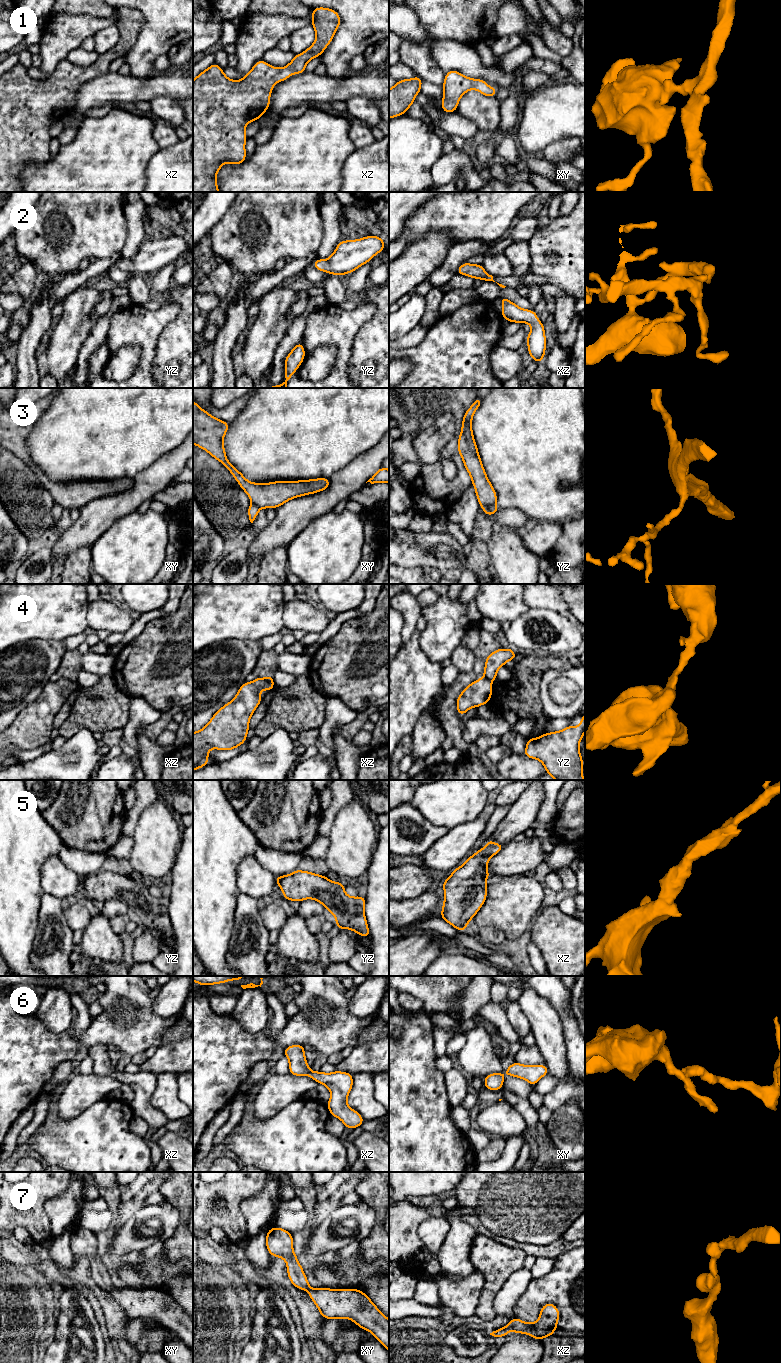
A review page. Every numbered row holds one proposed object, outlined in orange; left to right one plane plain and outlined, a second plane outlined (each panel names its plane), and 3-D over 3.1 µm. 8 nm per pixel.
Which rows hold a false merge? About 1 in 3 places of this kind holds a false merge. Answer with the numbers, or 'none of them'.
3, 4

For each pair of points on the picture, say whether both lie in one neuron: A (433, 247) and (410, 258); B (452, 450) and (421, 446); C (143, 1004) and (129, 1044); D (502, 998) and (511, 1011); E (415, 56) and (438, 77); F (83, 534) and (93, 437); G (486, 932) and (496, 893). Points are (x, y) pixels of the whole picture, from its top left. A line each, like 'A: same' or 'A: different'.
A: same
B: different
C: same
D: different
E: same
F: different
G: different

